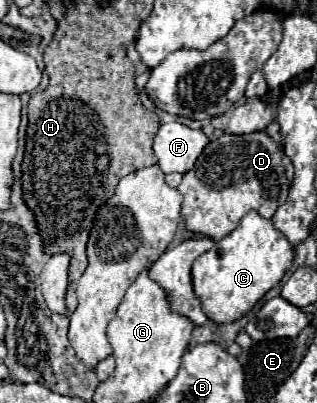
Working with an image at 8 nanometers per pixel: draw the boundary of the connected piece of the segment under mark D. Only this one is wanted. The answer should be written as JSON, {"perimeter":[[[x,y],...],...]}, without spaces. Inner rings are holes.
{"perimeter":[[[265,131],[249,135],[225,133],[205,147],[201,159],[195,163],[193,171],[183,175],[177,189],[183,195],[181,215],[187,229],[219,241],[237,229],[247,211],[273,217],[277,207],[285,203],[289,183],[285,177],[283,149]]]}

